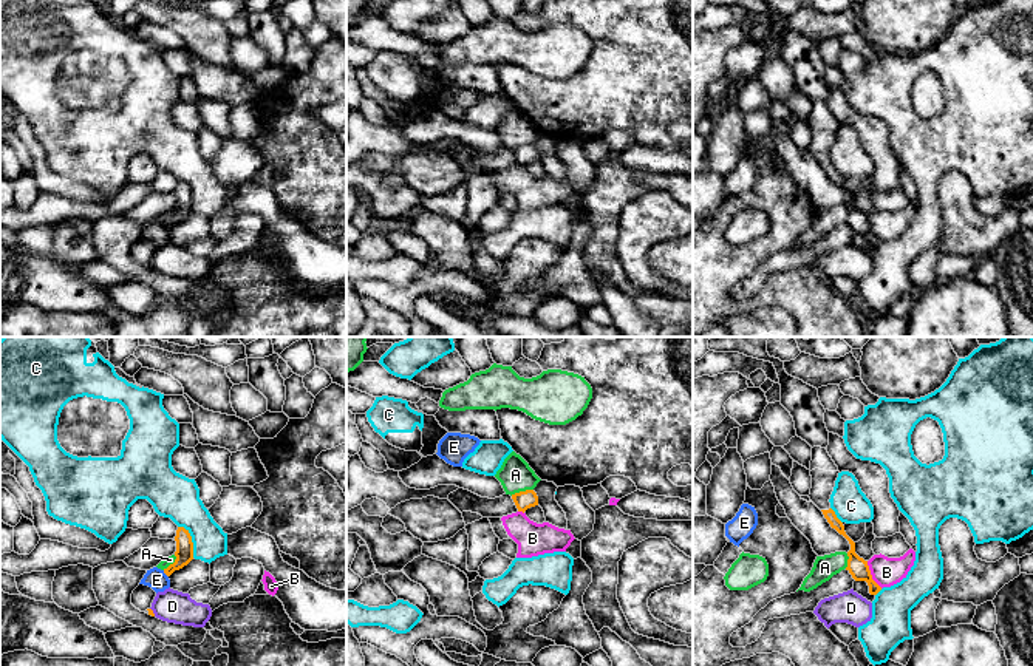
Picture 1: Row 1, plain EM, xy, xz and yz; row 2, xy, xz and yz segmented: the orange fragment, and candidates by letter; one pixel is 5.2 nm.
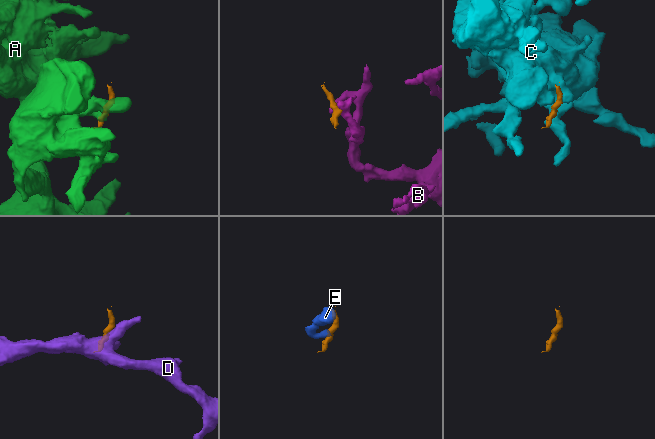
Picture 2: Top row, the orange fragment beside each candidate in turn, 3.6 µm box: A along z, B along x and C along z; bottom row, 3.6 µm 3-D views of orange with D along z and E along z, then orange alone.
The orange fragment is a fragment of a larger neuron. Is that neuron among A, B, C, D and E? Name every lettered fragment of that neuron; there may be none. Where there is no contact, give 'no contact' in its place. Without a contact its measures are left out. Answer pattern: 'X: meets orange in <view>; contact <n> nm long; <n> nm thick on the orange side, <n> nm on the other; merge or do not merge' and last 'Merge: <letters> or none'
A: meets orange in xz; contact 120 nm long; 100 nm thick on the orange side, 170 nm on the other; do not merge
B: meets orange in yz; contact 170 nm long; 100 nm thick on the orange side, 150 nm on the other; do not merge
C: meets orange in xy; contact 190 nm long; 100 nm thick on the orange side, 240 nm on the other; do not merge
D: meets orange in xy; contact 50 nm long; 30 nm thick on the orange side, 170 nm on the other; do not merge
E: meets orange in xy; contact 50 nm long; 100 nm thick on the orange side, 110 nm on the other; do not merge
Merge: none

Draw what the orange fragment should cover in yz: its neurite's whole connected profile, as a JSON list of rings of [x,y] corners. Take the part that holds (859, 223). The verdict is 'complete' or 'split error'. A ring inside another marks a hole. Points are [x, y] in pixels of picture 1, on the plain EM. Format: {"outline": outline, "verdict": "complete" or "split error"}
{"outline": [[[813,100],[810,114],[812,142],[809,151],[823,165],[830,181],[849,195],[851,204],[847,206],[849,213],[846,224],[855,235],[866,235],[869,240],[869,247],[877,249],[881,241],[872,233],[868,215],[855,207],[855,196],[846,189],[843,176],[830,162],[829,153],[834,145],[838,127],[838,121],[829,110],[827,104]]], "verdict": "split error"}

